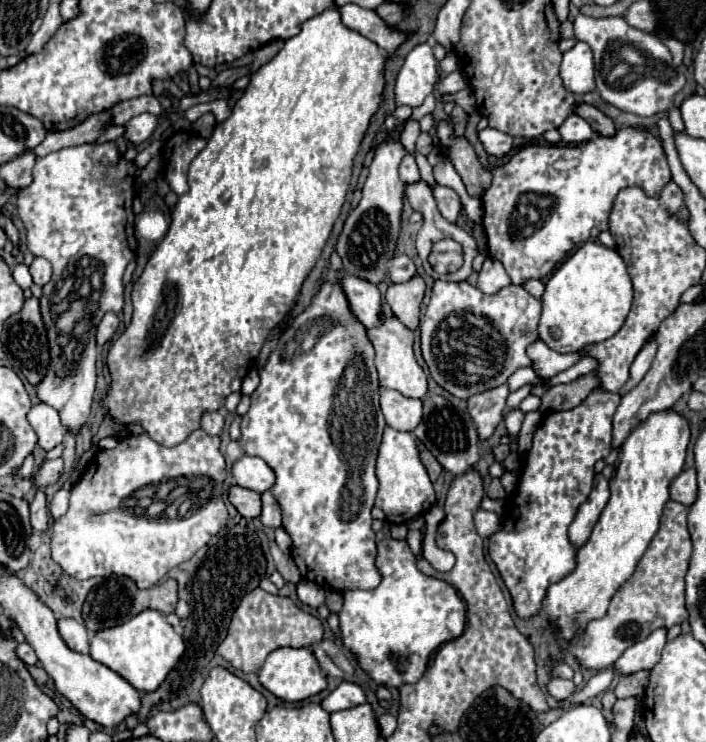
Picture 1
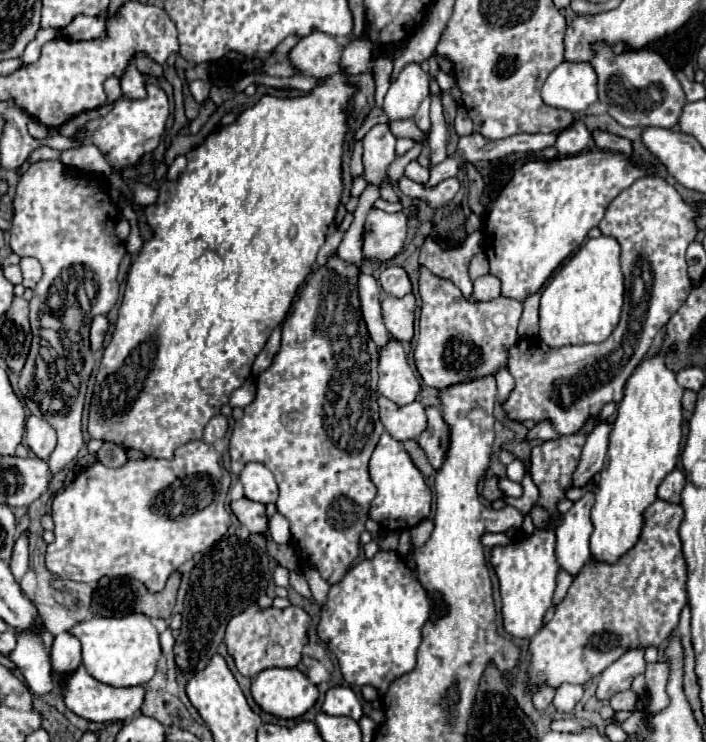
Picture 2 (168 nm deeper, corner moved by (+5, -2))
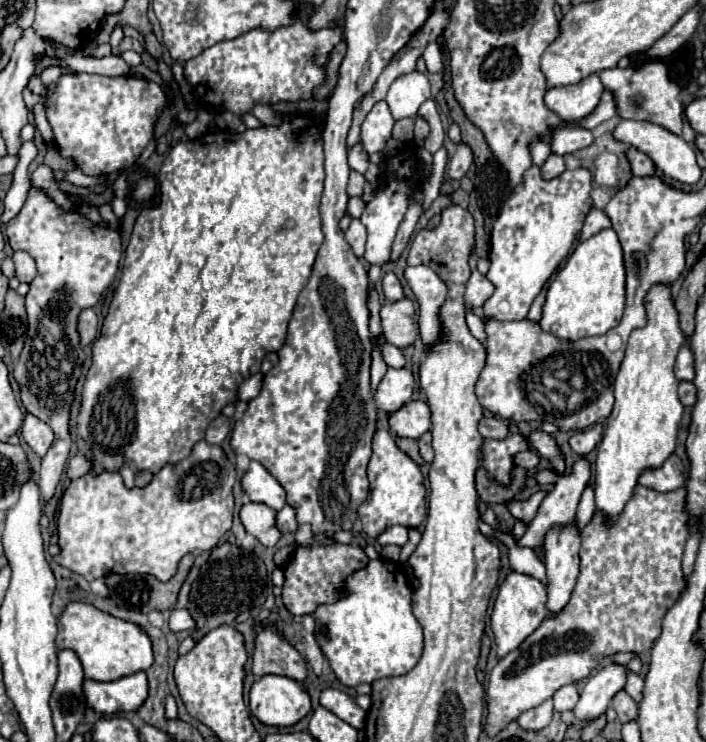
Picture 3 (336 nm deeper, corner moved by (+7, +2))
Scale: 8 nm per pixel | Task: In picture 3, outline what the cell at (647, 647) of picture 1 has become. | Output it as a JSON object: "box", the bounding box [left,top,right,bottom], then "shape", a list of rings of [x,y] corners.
{"box":[574,662,628,720],"shape":[[[610,662],[606,668],[594,672],[584,686],[580,700],[574,708],[578,720],[594,720],[606,712],[616,692],[620,692],[626,684],[628,668],[618,662]]]}

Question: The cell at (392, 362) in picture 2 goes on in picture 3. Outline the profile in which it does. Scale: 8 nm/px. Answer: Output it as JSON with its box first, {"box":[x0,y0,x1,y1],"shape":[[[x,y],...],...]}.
{"box":[374,368,414,412],"shape":[[[388,368],[386,376],[382,378],[374,402],[380,412],[394,412],[404,406],[412,398],[414,390],[414,376],[410,368]]]}

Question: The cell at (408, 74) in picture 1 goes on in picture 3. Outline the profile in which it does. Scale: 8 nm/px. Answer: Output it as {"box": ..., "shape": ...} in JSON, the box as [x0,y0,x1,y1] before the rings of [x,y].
{"box":[386,70,430,120],"shape":[[[414,70],[394,80],[394,84],[388,90],[386,102],[394,120],[400,120],[414,118],[422,102],[428,98],[430,98],[430,82],[426,74]]]}

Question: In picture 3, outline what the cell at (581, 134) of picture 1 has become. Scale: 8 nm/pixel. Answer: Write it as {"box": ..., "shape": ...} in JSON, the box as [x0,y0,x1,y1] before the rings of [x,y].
{"box":[552,128,594,156],"shape":[[[560,128],[552,138],[552,152],[564,156],[582,150],[594,142],[594,136],[586,128]]]}

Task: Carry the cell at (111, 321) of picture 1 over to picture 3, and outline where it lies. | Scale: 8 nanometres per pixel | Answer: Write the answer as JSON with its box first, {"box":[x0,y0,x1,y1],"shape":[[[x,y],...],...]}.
{"box":[78,308,98,346],"shape":[[[88,308],[80,314],[78,332],[80,332],[80,344],[82,346],[88,346],[96,340],[96,336],[98,336],[98,316],[92,308]]]}

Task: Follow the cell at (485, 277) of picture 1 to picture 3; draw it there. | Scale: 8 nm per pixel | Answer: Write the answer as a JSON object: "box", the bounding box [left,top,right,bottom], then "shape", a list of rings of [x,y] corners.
{"box":[464,250,494,308],"shape":[[[472,250],[469,258],[471,276],[470,280],[468,280],[468,284],[466,284],[466,294],[464,294],[466,304],[472,306],[472,308],[482,306],[482,304],[492,296],[492,292],[494,292],[494,284],[492,284],[486,276],[482,276],[477,270],[476,265],[478,259],[479,257],[475,251]]]}

